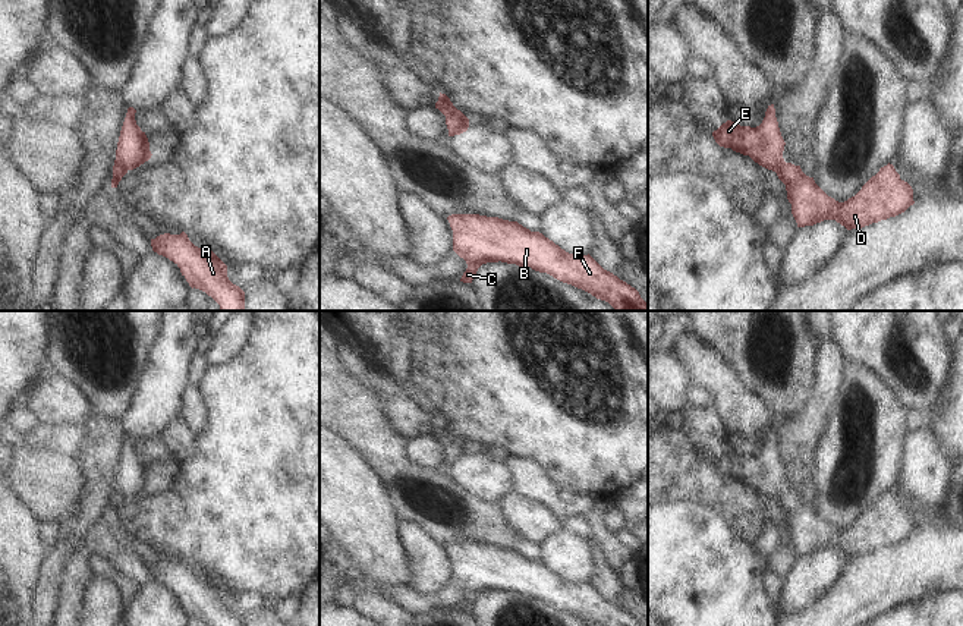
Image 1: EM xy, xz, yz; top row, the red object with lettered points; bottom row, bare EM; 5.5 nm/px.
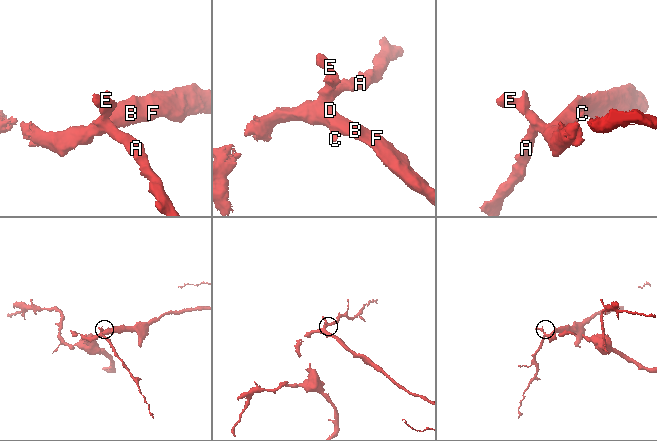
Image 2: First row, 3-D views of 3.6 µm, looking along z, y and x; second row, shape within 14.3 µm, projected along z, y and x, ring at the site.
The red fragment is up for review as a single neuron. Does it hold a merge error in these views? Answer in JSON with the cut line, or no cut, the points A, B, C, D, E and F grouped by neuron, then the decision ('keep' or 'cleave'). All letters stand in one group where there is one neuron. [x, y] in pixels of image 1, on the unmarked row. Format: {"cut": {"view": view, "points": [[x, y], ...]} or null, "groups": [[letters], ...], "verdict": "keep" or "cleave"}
{"cut": null, "groups": [["A", "B", "C", "D", "E", "F"]], "verdict": "keep"}

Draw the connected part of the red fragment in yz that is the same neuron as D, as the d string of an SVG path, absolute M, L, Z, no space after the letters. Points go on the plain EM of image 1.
M774 432L768 434L756 456L740 454L731 449L712 460L720 475L749 484L759 494L777 501L786 513L787 528L797 556L835 548L847 559L862 557L904 541L913 529L912 515L900 507L893 493L872 504L862 518L844 531L828 525L800 494L783 487L784 468L775 446Z

